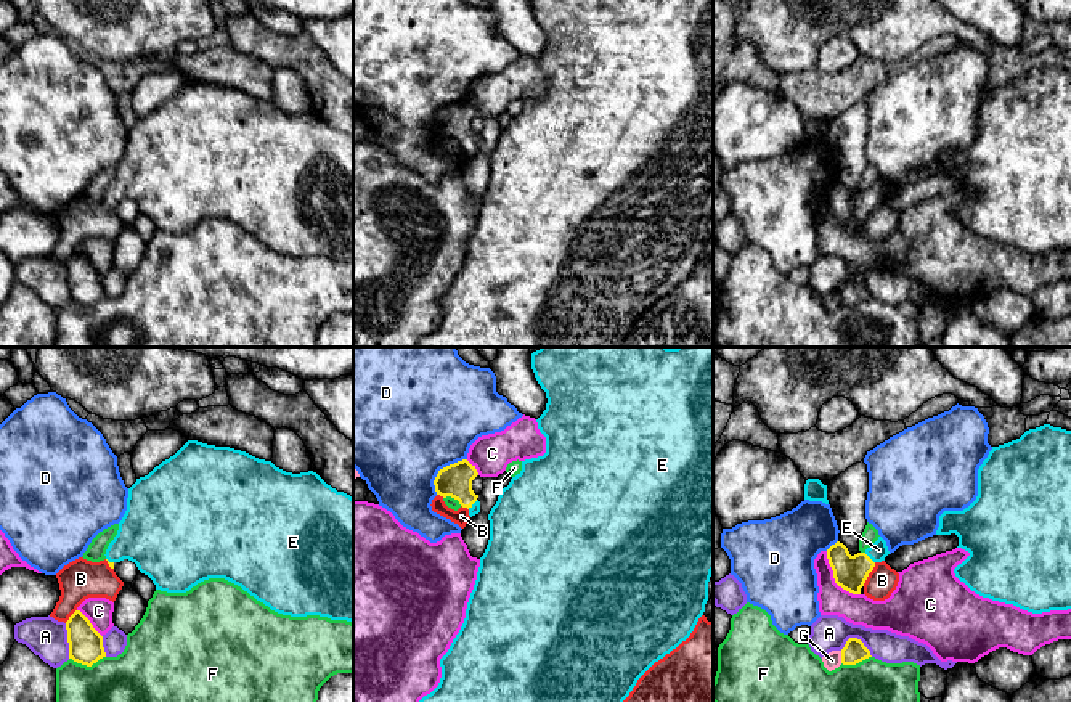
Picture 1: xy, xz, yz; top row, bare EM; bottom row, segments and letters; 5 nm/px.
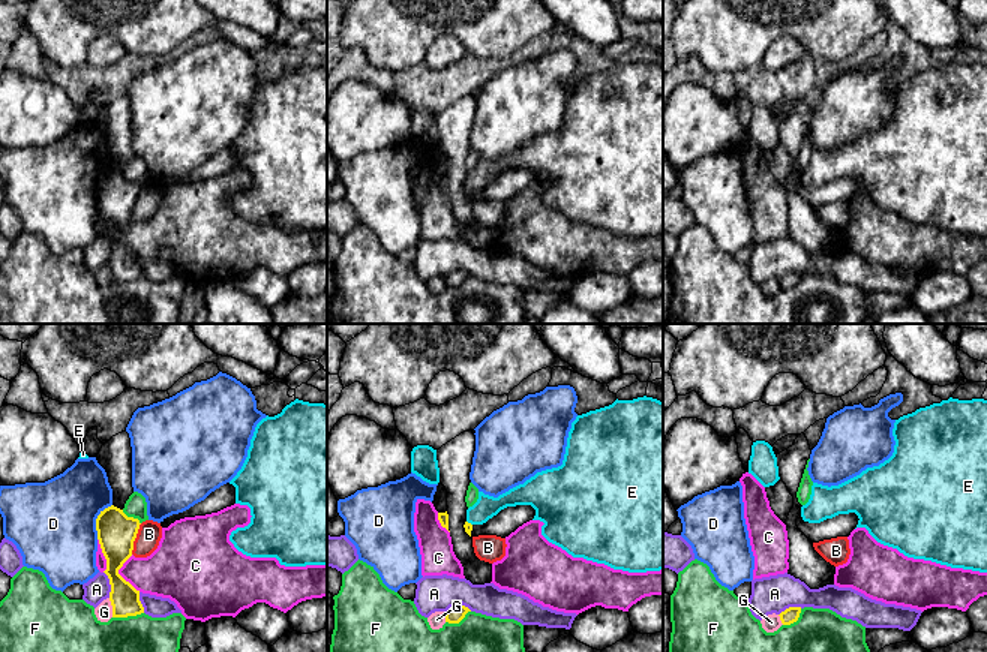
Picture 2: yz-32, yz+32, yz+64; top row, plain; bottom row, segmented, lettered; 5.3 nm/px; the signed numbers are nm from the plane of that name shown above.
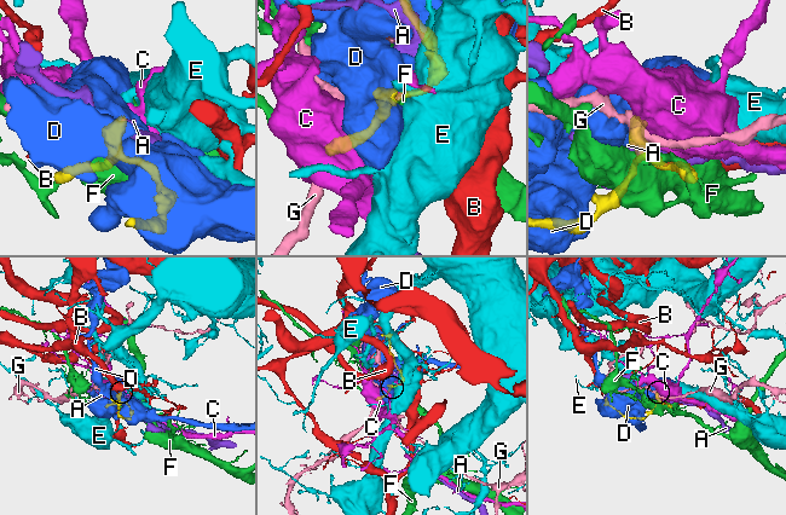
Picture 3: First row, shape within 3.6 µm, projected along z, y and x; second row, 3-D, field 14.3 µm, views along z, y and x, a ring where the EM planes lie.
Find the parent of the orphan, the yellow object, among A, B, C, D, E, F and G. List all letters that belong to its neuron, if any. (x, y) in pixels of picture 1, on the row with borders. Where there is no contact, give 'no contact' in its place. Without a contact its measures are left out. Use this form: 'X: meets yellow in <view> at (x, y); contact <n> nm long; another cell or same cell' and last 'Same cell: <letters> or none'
A: meets yellow in yz at (856, 638); contact 170 nm long; another cell
B: meets yellow in yz at (869, 572); contact 140 nm long; another cell
C: meets yellow in yz at (834, 577); contact 280 nm long; another cell
D: meets yellow in xz at (440, 469); contact 240 nm long; another cell
E: meets yellow in yz at (869, 558); contact 80 nm long; same cell
F: meets yellow in xy at (87, 665); contact 180 nm long; another cell
G: meets yellow in yz at (842, 657); contact 60 nm long; another cell
Same cell: E

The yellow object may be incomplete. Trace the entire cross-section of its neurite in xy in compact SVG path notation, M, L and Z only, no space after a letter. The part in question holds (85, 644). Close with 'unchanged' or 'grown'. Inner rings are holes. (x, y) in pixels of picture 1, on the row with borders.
M75 610L66 622L69 659L77 663L92 667L100 659L106 657L103 636L93 628L90 620Z | unchanged

